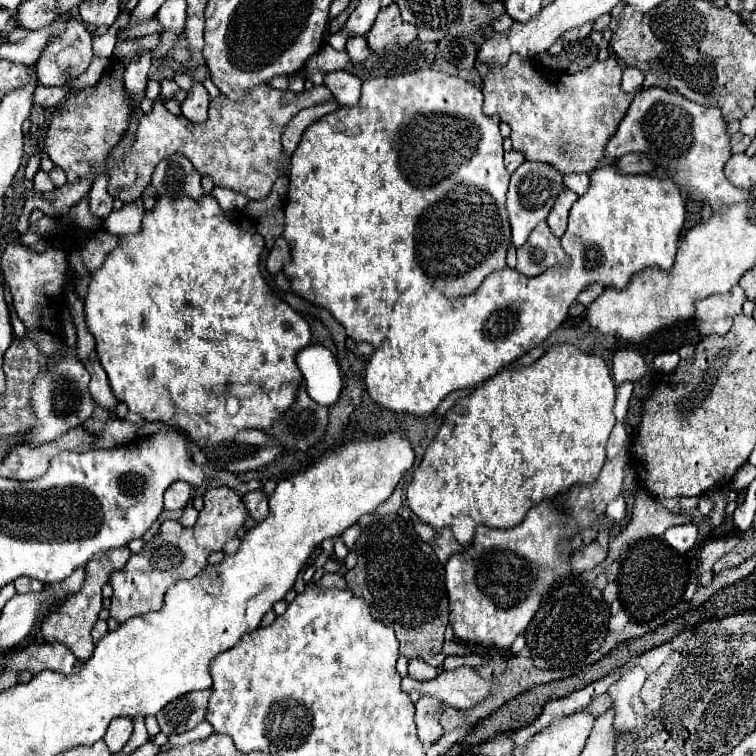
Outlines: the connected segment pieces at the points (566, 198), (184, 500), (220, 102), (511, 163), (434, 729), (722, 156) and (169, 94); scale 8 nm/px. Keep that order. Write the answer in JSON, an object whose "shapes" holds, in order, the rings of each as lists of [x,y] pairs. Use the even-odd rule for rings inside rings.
{"shapes":[[[[568,188],[558,196],[558,200],[556,200],[556,204],[554,204],[554,208],[552,208],[550,216],[548,216],[548,226],[554,232],[554,236],[560,238],[564,234],[566,222],[568,222],[568,212],[570,212],[570,208],[572,208],[572,204],[576,200],[578,200],[578,194],[574,194]]],[[[174,482],[168,490],[166,490],[166,496],[164,496],[164,508],[166,510],[180,510],[188,504],[190,500],[190,484],[186,482]]],[[[270,84],[258,86],[244,100],[234,102],[222,94],[210,102],[208,120],[194,124],[184,116],[174,116],[166,110],[164,102],[154,102],[150,114],[144,114],[138,132],[132,138],[132,146],[120,164],[108,174],[108,192],[112,198],[132,202],[142,196],[151,182],[156,164],[172,154],[184,154],[200,174],[208,174],[216,186],[236,190],[250,200],[262,200],[272,190],[276,178],[286,162],[286,174],[290,170],[290,156],[282,148],[282,130],[300,110],[332,100],[332,92],[322,84],[312,90],[294,94],[292,90],[274,90]]],[[[510,150],[510,152],[504,154],[504,164],[506,164],[506,170],[508,170],[510,174],[512,174],[522,162],[524,162],[524,158],[522,158],[522,154],[516,152],[516,150]]],[[[422,696],[416,702],[416,726],[424,744],[434,744],[444,734],[440,726],[440,708],[442,702],[434,696]]],[[[658,86],[640,90],[618,124],[614,138],[606,144],[606,158],[620,158],[630,152],[650,156],[654,166],[662,168],[678,184],[680,192],[696,202],[710,204],[712,212],[720,212],[722,208],[750,196],[748,190],[730,184],[724,176],[724,164],[732,152],[726,120],[716,106],[700,106]]],[[[162,80],[160,86],[162,86],[162,98],[166,98],[166,100],[168,100],[168,98],[178,98],[178,100],[182,102],[182,100],[186,98],[184,90],[180,90],[174,80]]]]}

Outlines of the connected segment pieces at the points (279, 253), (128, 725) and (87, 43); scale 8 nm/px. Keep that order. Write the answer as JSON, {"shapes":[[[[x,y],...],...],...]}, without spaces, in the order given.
{"shapes":[[[[280,236],[276,242],[274,242],[274,248],[270,250],[268,254],[268,262],[266,262],[266,268],[270,274],[276,274],[282,270],[284,264],[290,262],[290,246],[288,242]]],[[[122,718],[122,720],[114,720],[114,724],[110,724],[106,736],[104,736],[104,742],[108,744],[110,752],[116,754],[124,748],[124,744],[128,742],[132,734],[132,718]]],[[[70,18],[56,40],[46,46],[36,62],[38,82],[44,86],[70,86],[92,60],[92,38],[82,20]]]]}

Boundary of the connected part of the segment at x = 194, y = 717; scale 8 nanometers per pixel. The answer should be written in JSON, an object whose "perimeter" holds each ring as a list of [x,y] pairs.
{"perimeter":[[[198,690],[198,692],[188,692],[178,700],[172,700],[156,716],[160,730],[164,734],[192,730],[196,724],[204,720],[208,698],[210,698],[210,690]]]}

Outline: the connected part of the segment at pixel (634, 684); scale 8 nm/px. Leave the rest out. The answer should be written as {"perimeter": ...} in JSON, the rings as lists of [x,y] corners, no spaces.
{"perimeter":[[[632,668],[628,672],[622,674],[622,678],[618,682],[614,682],[614,686],[610,686],[610,696],[614,702],[614,728],[618,732],[634,732],[640,730],[644,726],[644,704],[640,700],[640,688],[644,684],[644,670],[642,668]]]}

